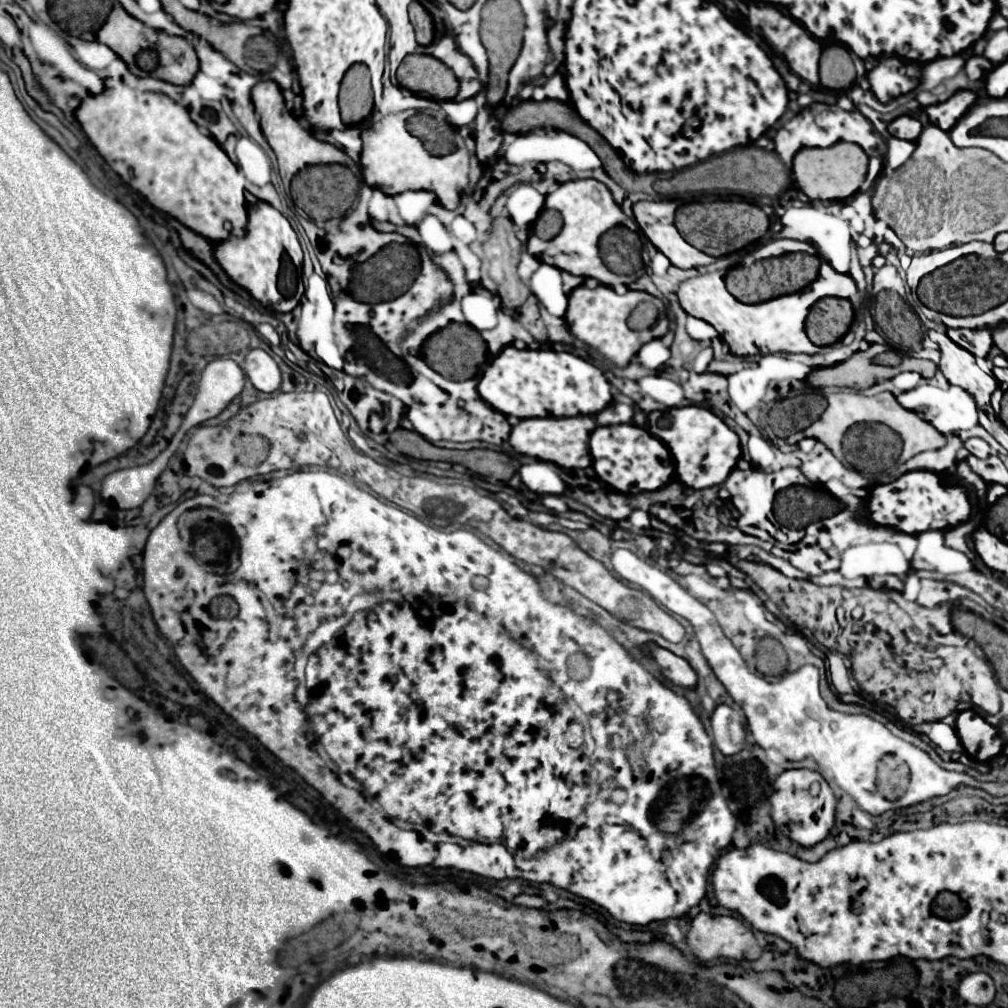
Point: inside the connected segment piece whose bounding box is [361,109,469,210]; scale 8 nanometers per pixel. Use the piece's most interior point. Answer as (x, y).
(393, 160)

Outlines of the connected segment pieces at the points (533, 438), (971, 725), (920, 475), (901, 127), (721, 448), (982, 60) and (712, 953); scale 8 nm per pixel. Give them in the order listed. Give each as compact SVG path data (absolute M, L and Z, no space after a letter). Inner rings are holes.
M573 416L573 418L527 418L521 420L511 430L511 446L515 452L553 462L561 468L579 470L591 466L589 456L589 436L597 428L593 416Z
M973 710L959 712L957 722L955 722L955 730L957 730L957 736L959 736L963 748L967 750L967 754L973 756L975 760L981 760L981 762L991 760L1005 746L1001 732L995 726L991 726L989 722L985 722Z
M929 470L907 472L901 478L875 486L867 500L869 520L881 526L893 526L907 534L921 534L925 530L945 530L963 524L971 516L969 490L959 482L943 482L943 478Z
M903 114L903 116L895 118L887 126L891 136L897 136L897 138L903 138L903 140L909 140L909 142L917 140L917 136L921 134L921 128L923 128L921 122L915 116L909 116L909 114Z
M685 406L685 408L671 408L665 412L651 412L649 432L653 432L653 436L657 436L667 444L667 448L673 454L677 478L685 486L695 490L721 486L741 458L739 436L717 414L701 406ZM663 416L671 418L671 426L667 428L659 426L659 420Z
M971 56L965 62L965 72L971 80L981 80L991 70L993 70L993 64L985 56Z
M697 914L691 922L689 930L689 948L699 960L713 960L719 956L725 958L735 958L735 960L757 960L761 954L761 948L751 932L741 920L735 920L731 916L707 916L707 914Z

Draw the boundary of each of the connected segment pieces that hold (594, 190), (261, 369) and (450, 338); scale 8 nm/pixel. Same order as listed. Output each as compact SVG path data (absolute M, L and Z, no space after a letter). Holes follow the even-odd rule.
M593 178L587 180L569 180L565 184L559 184L557 190L547 194L545 208L559 210L563 216L563 230L553 240L541 240L533 234L527 242L527 252L535 258L539 258L545 264L551 264L555 268L567 270L577 276L591 276L599 280L603 286L615 286L625 284L625 276L613 274L601 260L599 251L599 239L603 232L617 224L631 224L631 218L625 216L621 206L613 200L609 188Z
M261 348L249 350L243 362L243 370L249 376L251 384L261 392L275 392L281 384L281 370L277 362Z
M451 322L437 334L433 334L427 344L423 344L423 360L439 374L443 374L449 380L469 380L475 378L477 368L487 360L487 342L481 338L481 334L469 326L469 324L457 324ZM425 346L427 346L427 356L425 356ZM481 348L485 348L485 356L481 356Z

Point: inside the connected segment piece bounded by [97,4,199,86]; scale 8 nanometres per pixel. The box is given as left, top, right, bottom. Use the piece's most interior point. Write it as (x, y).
(126, 36)

